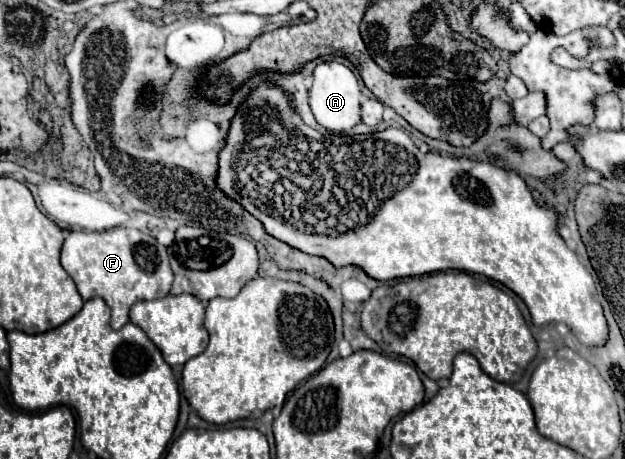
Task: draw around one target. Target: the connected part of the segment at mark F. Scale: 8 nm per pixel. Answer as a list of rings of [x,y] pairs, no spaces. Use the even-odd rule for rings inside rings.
[[[130,228],[70,232],[62,246],[62,268],[78,286],[82,300],[102,298],[110,306],[110,326],[114,330],[120,330],[128,322],[128,310],[132,304],[164,298],[172,286],[172,270],[166,248],[158,244],[156,238]]]

